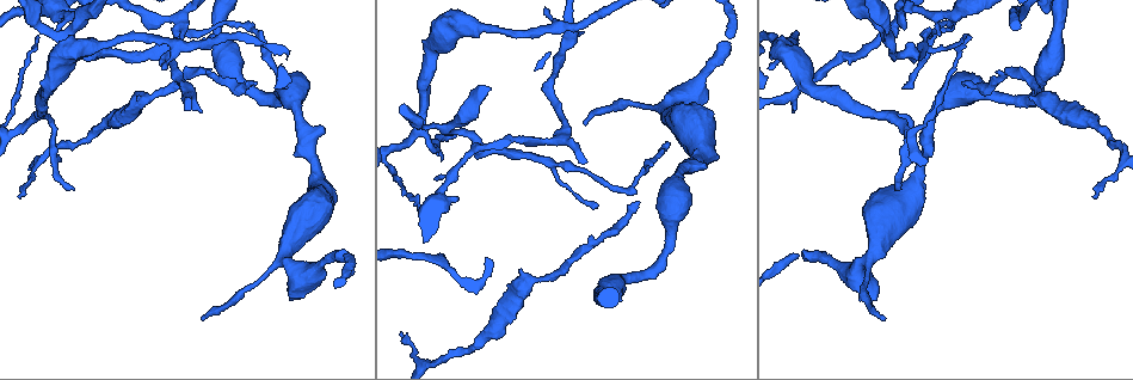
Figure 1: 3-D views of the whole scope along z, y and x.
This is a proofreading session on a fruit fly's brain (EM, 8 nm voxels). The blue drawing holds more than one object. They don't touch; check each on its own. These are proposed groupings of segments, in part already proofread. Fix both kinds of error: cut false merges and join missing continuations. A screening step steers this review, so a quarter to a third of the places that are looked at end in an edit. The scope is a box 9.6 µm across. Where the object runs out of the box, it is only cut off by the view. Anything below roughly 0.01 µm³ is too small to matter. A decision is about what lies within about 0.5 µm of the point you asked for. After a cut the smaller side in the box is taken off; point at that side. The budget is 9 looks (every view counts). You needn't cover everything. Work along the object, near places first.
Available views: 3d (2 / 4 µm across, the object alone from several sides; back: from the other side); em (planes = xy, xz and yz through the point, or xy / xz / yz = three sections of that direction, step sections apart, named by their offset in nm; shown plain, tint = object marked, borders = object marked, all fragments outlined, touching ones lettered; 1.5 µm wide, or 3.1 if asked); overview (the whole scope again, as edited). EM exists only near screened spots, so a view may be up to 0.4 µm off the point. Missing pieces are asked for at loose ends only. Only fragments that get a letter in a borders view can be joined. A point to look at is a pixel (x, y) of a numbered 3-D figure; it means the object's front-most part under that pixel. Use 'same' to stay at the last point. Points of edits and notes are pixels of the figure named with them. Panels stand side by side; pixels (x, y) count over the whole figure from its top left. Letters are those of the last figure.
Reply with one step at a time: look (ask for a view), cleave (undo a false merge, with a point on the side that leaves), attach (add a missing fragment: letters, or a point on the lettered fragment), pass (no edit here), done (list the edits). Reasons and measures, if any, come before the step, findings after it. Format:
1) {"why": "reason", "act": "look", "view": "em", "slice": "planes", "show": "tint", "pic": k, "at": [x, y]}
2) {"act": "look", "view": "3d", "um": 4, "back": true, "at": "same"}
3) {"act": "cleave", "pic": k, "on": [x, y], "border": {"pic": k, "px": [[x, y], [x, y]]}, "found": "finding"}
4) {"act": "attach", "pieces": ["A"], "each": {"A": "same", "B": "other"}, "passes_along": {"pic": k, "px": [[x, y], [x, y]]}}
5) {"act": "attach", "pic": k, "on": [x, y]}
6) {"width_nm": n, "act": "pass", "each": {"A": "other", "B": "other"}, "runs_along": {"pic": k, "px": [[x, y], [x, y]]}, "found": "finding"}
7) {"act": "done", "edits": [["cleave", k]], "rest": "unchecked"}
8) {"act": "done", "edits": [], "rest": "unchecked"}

{"why": "thick turns thin", "act": "look", "view": "em", "slice": "planes", "show": "borders", "pic": 1, "at": [152, 95]}

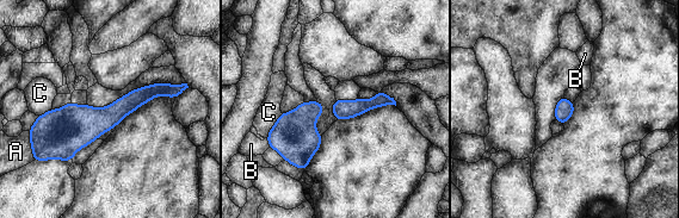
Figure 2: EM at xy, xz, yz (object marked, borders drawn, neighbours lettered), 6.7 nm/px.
{"act": "pass", "each": {"A": "other", "B": "other", "C": "other"}, "border": {"pic": 2, "px": [[266, 138], [270, 147]]}, "found": "one neuron here"}

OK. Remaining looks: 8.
{"why": "abrupt turn", "act": "look", "view": "em", "slice": "xy", "step": 4, "show": "tint", "pic": 1, "at": [247, 25]}

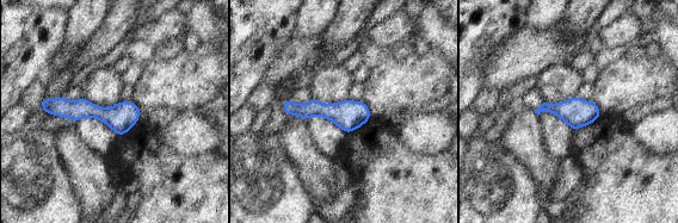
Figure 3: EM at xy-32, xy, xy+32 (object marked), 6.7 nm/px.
{"why": "another direction", "act": "look", "view": "em", "slice": "planes", "show": "borders", "at": "same"}

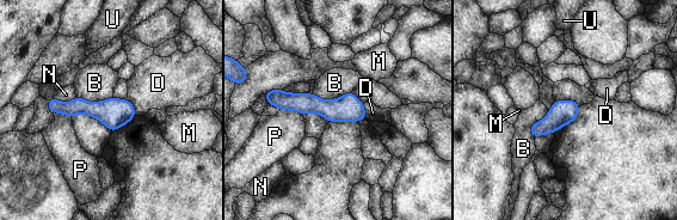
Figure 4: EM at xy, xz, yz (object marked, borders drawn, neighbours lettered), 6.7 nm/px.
{"act": "pass", "each": {"B": "other", "D": "other", "M": "other", "N": "other", "P": "other", "U": "other"}, "border": {"pic": 4, "px": [[351, 91], [328, 101], [313, 95]]}, "found": "one neuron here"}

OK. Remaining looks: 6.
{"why": "branch stops here", "act": "look", "view": "3d", "um": 2, "pic": 1, "at": [669, 142]}

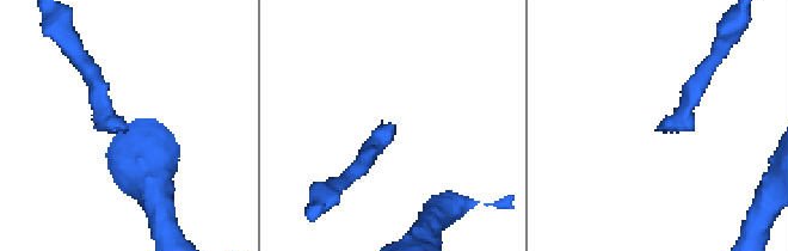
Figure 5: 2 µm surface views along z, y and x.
{"why": "need the tissue", "act": "look", "view": "em", "slice": "planes", "show": "borders", "pic": 5, "at": [126, 130]}

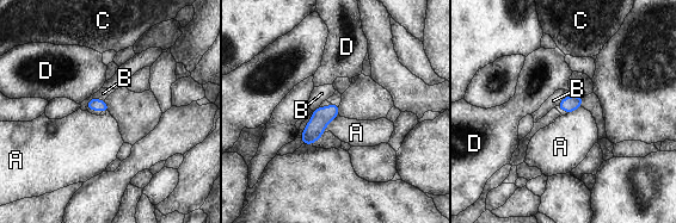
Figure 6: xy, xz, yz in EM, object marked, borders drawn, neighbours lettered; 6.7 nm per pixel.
{"longest_contact_nm": ["A", 180], "act": "pass", "each": {"A": "other", "B": "other", "C": "other", "D": "other"}, "border": {"pic": 6, "px": [[338, 113], [321, 132]]}, "found": "no lettered fragment goes on from it"}

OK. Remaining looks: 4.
{"why": "tapers out", "act": "look", "view": "3d", "um": 4, "pic": 1, "at": [885, 320]}

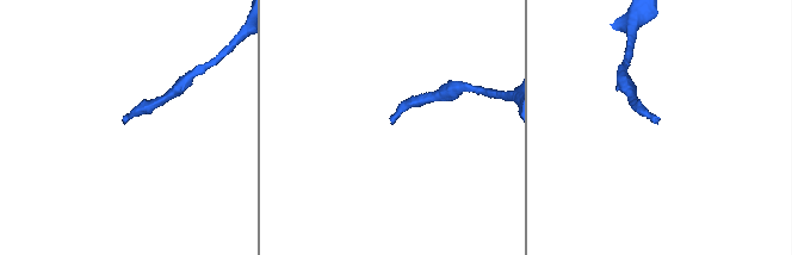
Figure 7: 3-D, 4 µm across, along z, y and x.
{"why": "now the EM", "act": "look", "view": "em", "slice": "xz", "step": 4, "show": "borders", "pic": 7, "at": [392, 123]}

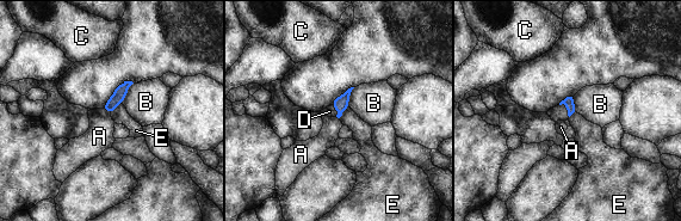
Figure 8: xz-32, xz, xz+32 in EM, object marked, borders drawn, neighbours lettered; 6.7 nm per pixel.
{"why": "cut it another way", "act": "look", "view": "em", "slice": "planes", "show": "borders", "at": "same"}

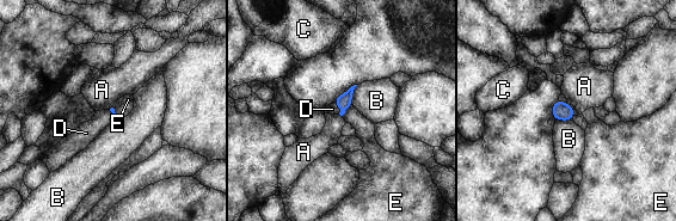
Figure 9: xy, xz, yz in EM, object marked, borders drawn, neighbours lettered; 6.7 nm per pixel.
{"longest_contact_nm": ["B", 140], "act": "attach", "pieces": ["D"], "each": {"A": "other", "B": "other", "C": "other", "D": "same", "E": "other"}, "passes_along": {"pic": 9, "px": [[344, 100], [339, 106], [332, 109]]}, "found": "it goes on there"}

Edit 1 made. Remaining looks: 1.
{"act": "done", "edits": [["attach", 9]], "rest": "unchecked"}

